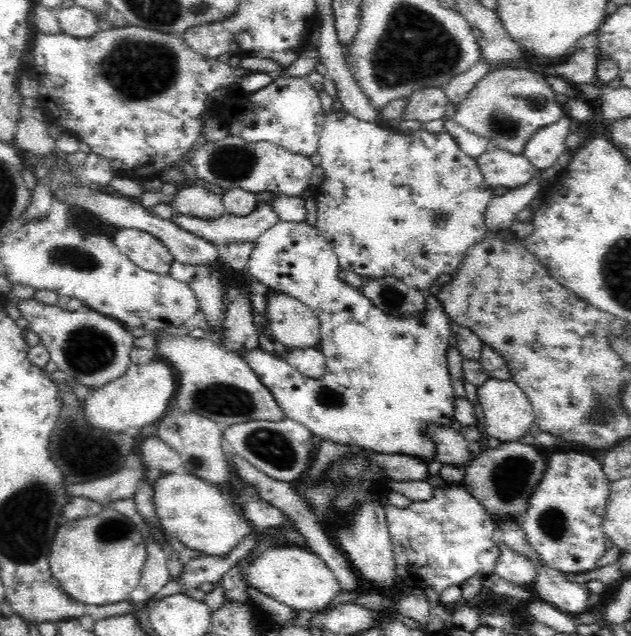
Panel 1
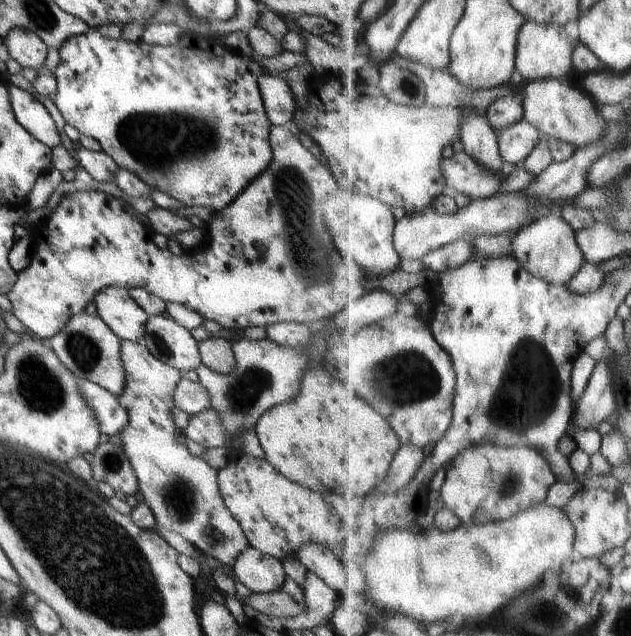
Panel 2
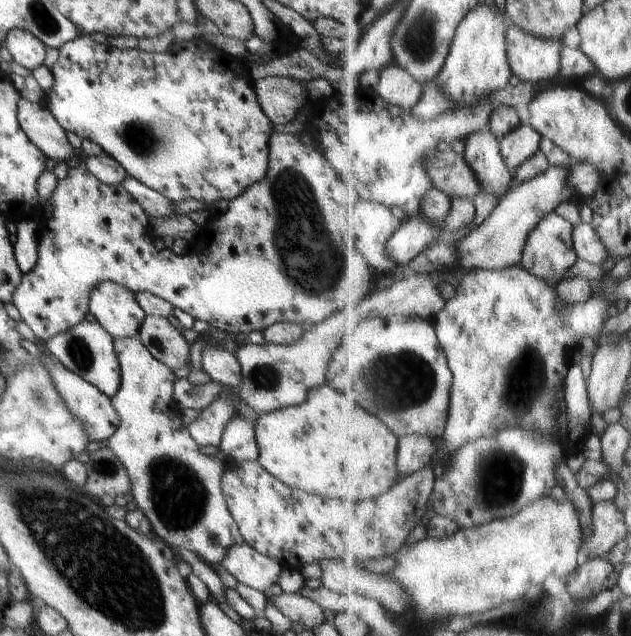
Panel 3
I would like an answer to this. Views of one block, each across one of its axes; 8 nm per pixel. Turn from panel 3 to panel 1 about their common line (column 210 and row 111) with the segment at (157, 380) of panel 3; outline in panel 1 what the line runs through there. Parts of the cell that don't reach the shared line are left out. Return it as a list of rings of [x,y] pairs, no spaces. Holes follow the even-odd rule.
[[[514,67],[496,69],[484,75],[484,78],[481,78],[480,82],[470,90],[466,100],[462,100],[462,104],[458,104],[456,115],[453,119],[460,126],[468,129],[470,133],[475,133],[488,139],[488,150],[508,150],[513,154],[522,154],[530,138],[540,128],[550,126],[566,115],[562,105],[554,97],[556,93],[550,87],[549,81],[548,77],[528,69],[514,69]]]

